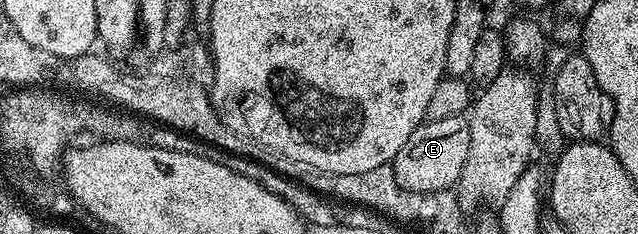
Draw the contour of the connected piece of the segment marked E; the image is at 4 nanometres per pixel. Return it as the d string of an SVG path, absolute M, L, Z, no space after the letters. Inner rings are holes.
M463 116L447 117L444 120L429 120L421 123L408 137L408 142L393 161L396 181L409 191L432 193L448 191L457 184L460 173L468 161L468 125Z

